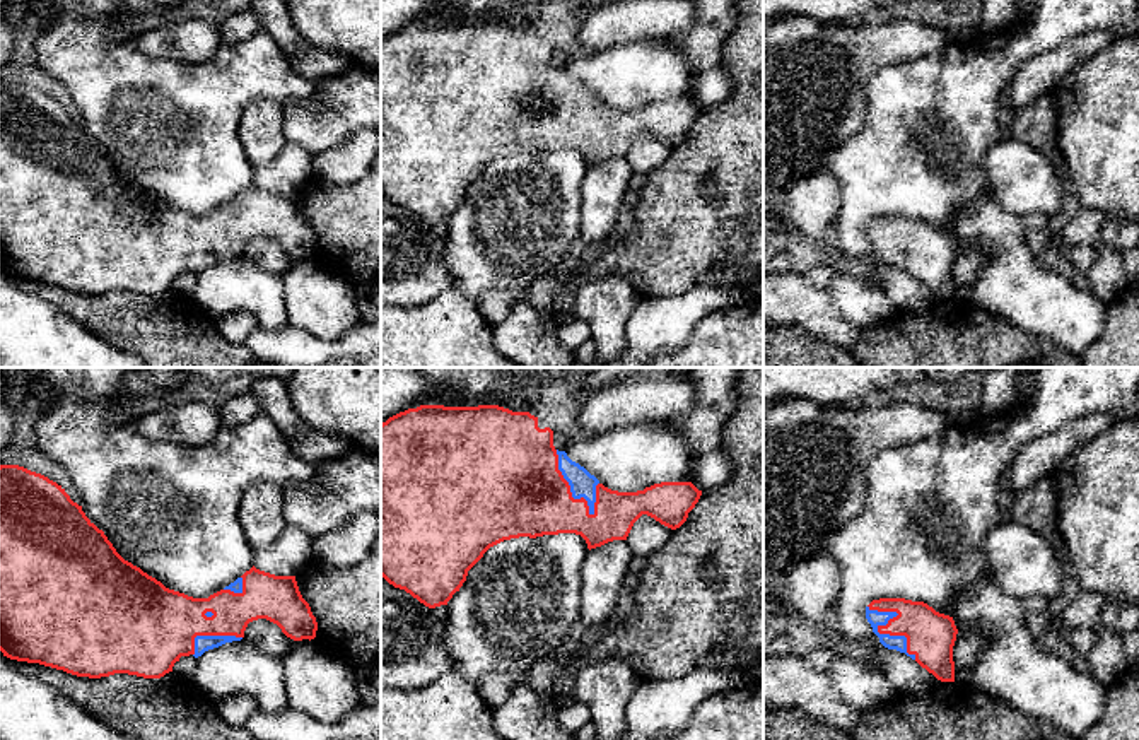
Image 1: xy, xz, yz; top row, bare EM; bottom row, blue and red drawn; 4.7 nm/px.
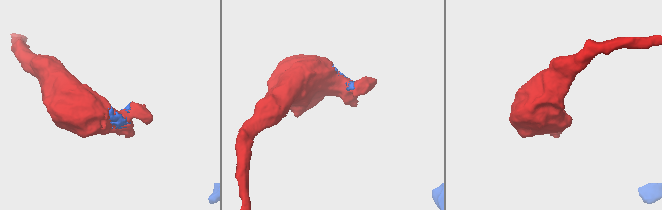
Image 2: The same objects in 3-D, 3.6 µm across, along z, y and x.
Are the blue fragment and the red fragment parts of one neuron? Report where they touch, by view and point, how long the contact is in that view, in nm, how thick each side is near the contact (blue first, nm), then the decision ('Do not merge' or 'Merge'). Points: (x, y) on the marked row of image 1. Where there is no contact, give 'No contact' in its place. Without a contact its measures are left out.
Touches blue at yz (876, 631). Shared border 340 nm. Thickness 70 nm (blue) against 220 nm. Merge

